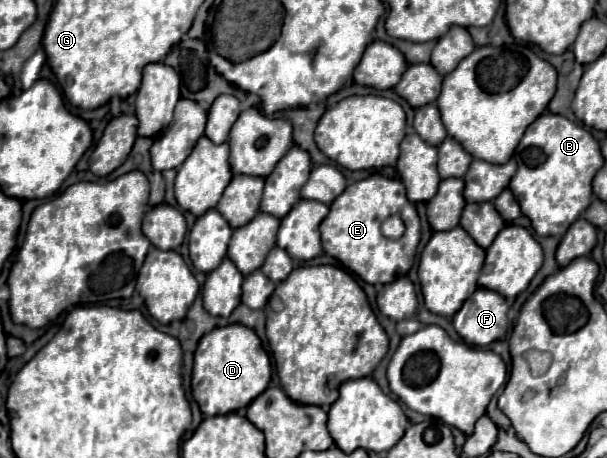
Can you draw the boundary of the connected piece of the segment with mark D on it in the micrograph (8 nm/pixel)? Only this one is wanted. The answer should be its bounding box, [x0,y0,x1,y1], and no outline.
[192,323,270,417]

